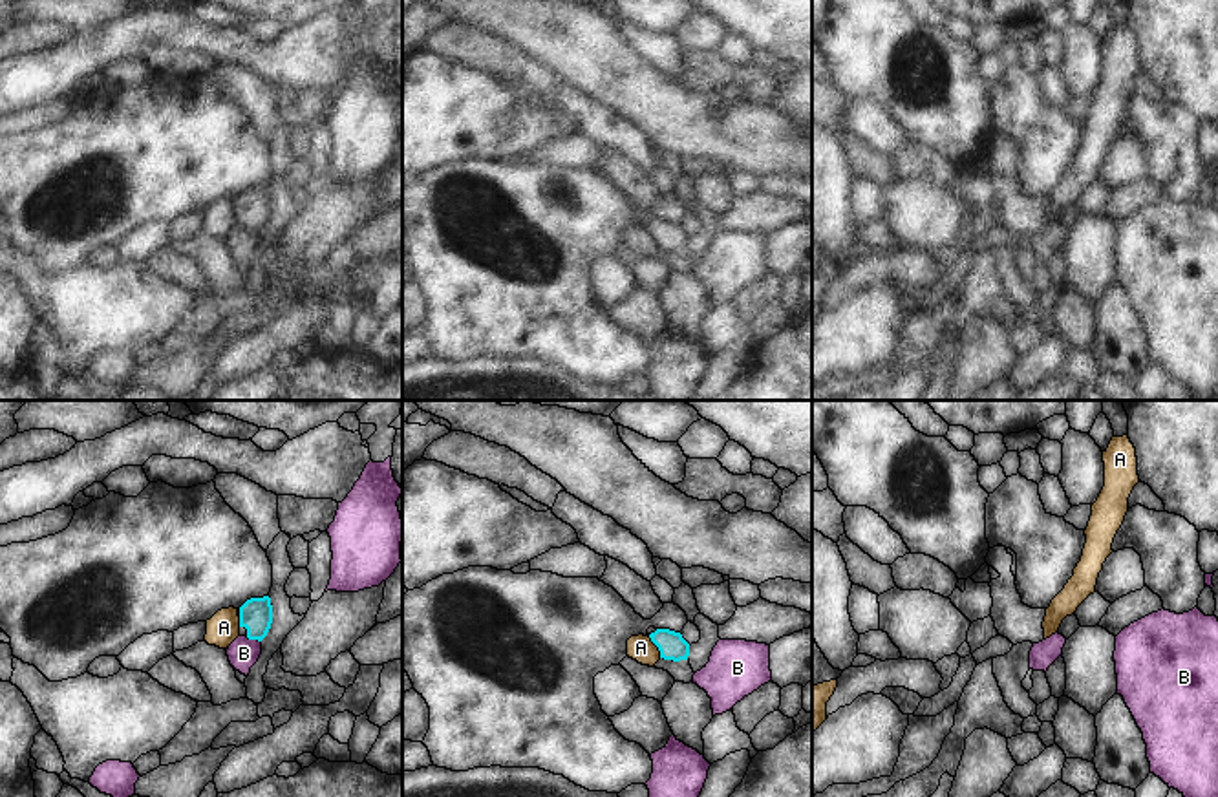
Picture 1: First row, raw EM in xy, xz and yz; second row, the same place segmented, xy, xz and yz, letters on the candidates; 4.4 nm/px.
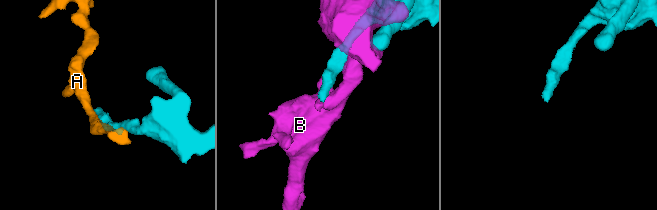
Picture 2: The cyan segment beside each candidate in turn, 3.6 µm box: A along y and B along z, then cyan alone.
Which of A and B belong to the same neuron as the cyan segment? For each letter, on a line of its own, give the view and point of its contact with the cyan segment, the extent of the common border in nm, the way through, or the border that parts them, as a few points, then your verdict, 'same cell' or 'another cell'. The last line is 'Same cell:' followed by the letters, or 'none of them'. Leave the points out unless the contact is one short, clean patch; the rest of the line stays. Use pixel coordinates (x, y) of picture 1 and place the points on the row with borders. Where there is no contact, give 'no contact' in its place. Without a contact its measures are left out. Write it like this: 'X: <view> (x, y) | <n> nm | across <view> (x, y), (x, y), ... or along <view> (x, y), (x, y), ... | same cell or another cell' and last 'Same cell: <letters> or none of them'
A: xz (657, 646) | 110 nm | another cell
B: xy (253, 638) | 80 nm | along xy (245, 637), (260, 642) | another cell
Same cell: none of them

